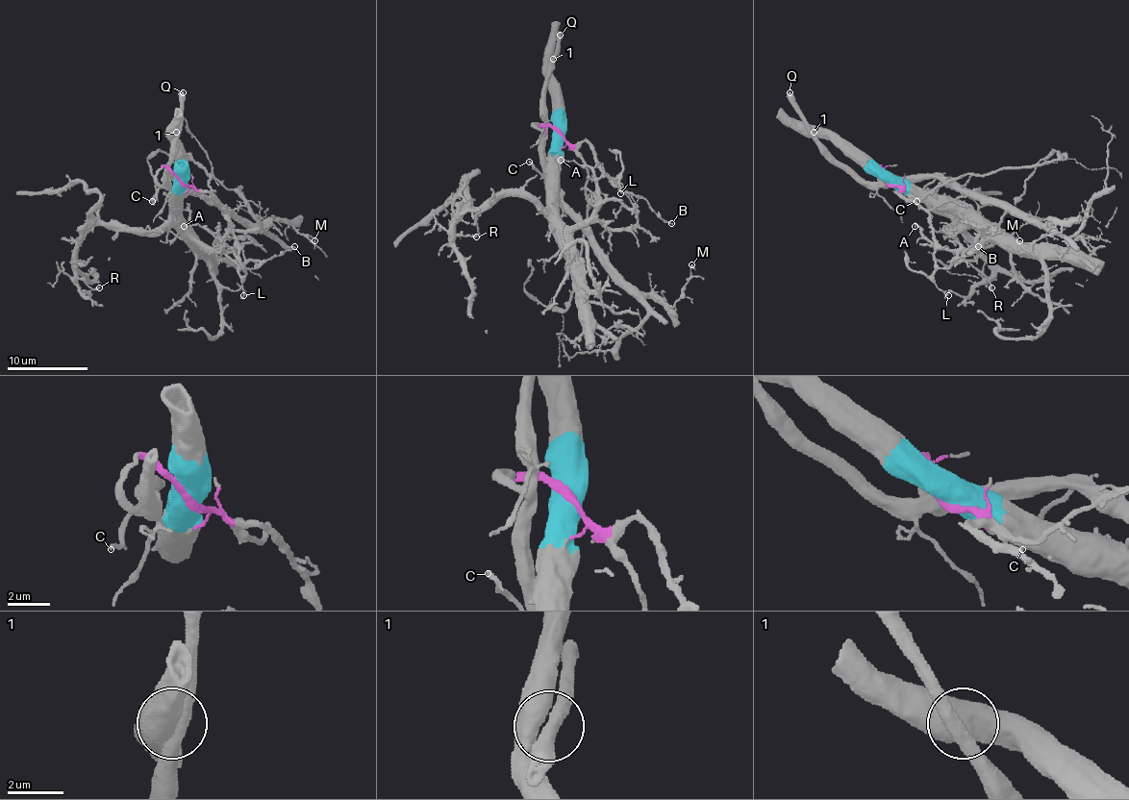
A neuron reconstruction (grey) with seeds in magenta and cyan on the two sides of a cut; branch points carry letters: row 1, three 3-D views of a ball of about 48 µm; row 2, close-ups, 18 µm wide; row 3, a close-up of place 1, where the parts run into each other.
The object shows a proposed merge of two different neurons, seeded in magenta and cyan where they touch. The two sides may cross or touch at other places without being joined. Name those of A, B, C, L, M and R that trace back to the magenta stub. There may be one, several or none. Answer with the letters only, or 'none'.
B, C, L, M

